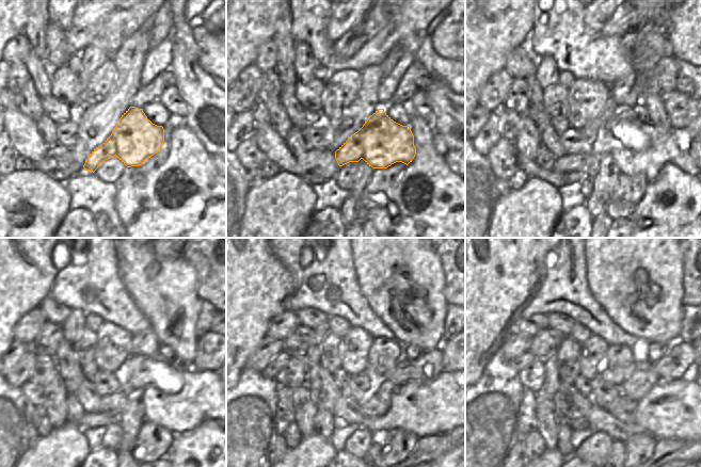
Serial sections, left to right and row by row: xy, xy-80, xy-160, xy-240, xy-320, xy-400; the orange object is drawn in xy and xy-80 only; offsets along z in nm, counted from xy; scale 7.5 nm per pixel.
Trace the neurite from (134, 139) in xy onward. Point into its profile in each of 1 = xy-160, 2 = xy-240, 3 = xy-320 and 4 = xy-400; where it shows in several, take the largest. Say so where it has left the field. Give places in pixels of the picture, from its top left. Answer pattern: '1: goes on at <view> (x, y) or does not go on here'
1: goes on at xy-160 (637, 147)
2: goes on at xy-240 (178, 397)
3: goes on at xy-320 (429, 401)
4: goes on at xy-400 (676, 406)

